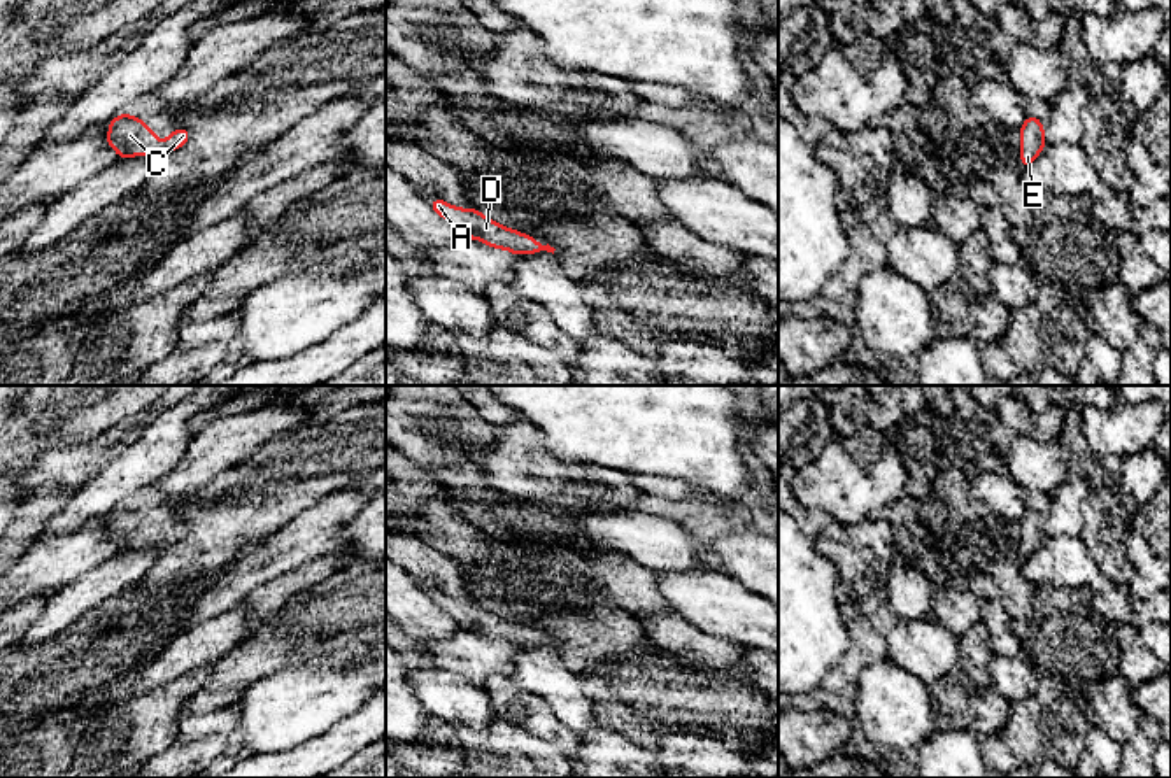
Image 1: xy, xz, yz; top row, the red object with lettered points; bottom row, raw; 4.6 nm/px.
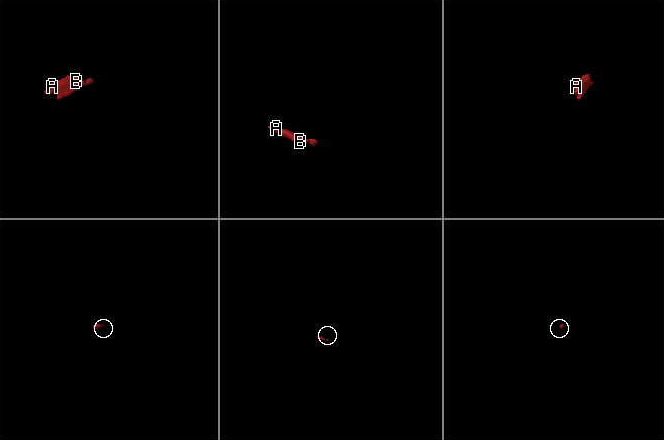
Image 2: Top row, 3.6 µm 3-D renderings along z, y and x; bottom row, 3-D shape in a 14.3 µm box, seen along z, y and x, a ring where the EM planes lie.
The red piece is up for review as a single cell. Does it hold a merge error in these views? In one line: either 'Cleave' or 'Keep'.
Keep

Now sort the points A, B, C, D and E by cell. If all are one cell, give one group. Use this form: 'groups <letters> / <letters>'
groups A B C D E

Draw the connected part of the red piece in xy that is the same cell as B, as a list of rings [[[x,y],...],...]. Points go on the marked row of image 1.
[[[128,112],[114,117],[109,123],[107,144],[117,151],[119,158],[144,156],[149,152],[161,154],[182,147],[189,140],[189,131],[179,128],[167,137],[161,144],[158,135],[153,133],[138,117]]]

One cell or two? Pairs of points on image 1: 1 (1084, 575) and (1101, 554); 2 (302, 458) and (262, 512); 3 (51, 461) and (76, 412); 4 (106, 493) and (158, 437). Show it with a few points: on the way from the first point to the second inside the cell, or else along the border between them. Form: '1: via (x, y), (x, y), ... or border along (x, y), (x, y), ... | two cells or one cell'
1: border along (1078, 537), (1101, 573) | two cells
2: via (290, 472), (267, 498) | one cell
3: border along (104, 431), (65, 445) | two cells
4: via (120, 479), (146, 451) | one cell

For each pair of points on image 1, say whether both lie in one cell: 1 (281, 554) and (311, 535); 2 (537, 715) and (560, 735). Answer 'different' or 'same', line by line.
1: same
2: same

